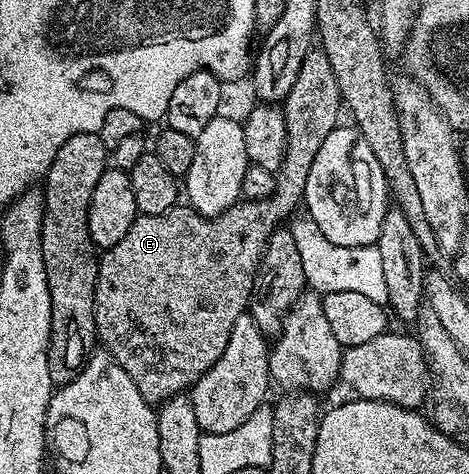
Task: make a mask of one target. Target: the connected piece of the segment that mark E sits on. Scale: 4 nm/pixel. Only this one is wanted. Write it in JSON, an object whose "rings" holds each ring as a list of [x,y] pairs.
{"rings":[[[310,49],[307,57],[303,57],[303,65],[299,68],[299,77],[295,77],[295,85],[291,85],[291,93],[287,93],[283,110],[287,121],[287,153],[283,157],[283,165],[275,172],[277,177],[275,189],[266,199],[238,201],[235,206],[228,207],[223,213],[210,216],[201,215],[188,205],[172,207],[167,209],[167,213],[138,214],[137,220],[131,225],[131,229],[127,229],[126,235],[120,241],[115,241],[115,245],[106,247],[100,252],[97,264],[97,280],[95,281],[97,338],[100,346],[105,346],[102,348],[125,370],[127,377],[131,377],[131,381],[135,381],[135,389],[139,389],[139,393],[143,393],[145,400],[151,404],[160,405],[166,399],[170,399],[172,395],[188,392],[193,384],[199,381],[199,377],[203,377],[203,373],[207,373],[207,369],[211,369],[211,365],[215,365],[215,361],[219,361],[219,357],[223,357],[223,349],[227,349],[227,341],[231,337],[231,328],[240,315],[246,314],[249,299],[253,296],[253,278],[257,275],[271,233],[286,222],[285,218],[296,207],[300,208],[302,206],[305,190],[307,189],[307,173],[311,173],[311,164],[315,162],[315,153],[319,153],[323,141],[327,141],[327,133],[331,133],[339,126],[340,119],[337,118],[340,117],[341,111],[343,115],[343,100],[339,89],[339,81],[335,81],[335,69],[331,69],[331,61],[327,61],[324,51]]]}

